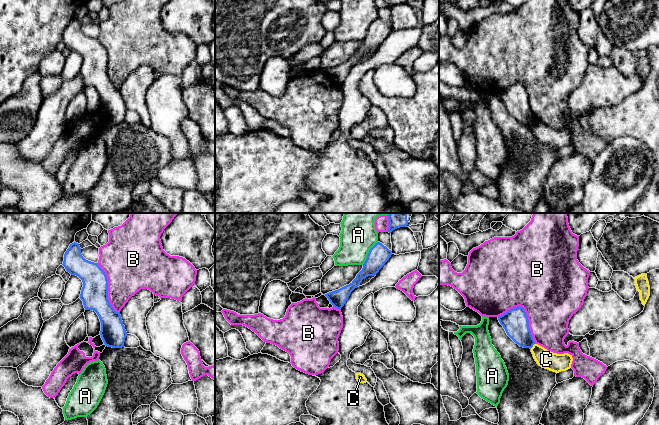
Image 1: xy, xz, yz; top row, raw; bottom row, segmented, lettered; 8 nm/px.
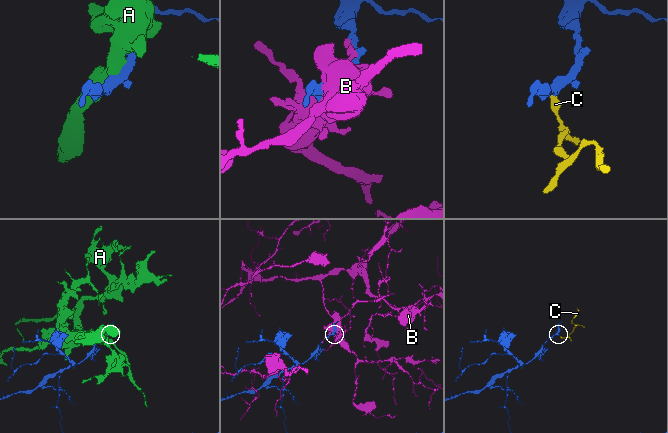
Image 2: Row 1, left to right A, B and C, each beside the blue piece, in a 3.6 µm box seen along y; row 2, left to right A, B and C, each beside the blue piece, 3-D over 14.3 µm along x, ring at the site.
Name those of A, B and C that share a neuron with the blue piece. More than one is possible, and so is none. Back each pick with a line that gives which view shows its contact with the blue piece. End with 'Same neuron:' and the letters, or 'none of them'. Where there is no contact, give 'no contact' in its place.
Same neuron: none of them

